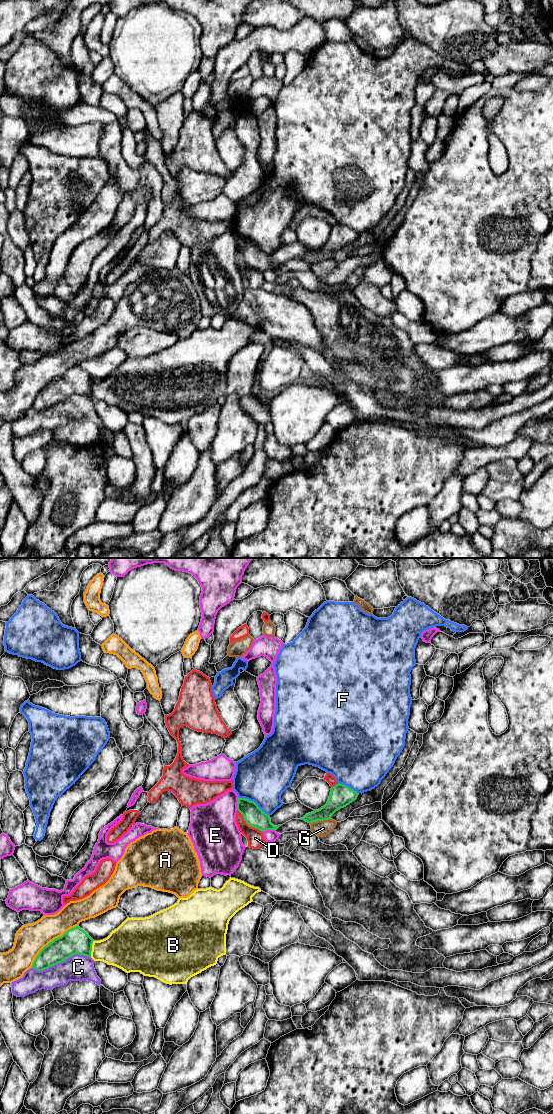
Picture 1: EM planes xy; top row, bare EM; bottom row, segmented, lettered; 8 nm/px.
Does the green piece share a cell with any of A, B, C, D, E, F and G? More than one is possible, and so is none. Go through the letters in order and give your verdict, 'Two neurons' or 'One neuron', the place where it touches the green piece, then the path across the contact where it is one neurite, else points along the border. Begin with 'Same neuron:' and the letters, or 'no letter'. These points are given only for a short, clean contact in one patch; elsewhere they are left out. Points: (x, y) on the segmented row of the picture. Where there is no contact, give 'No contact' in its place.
Same neuron: G
A: Two neurons. Touches green at xy (50, 942)
B: Two neurons. Touches green at xy (91, 948)
C: Two neurons. Touches green at xy (61, 961)
D: Two neurons. Touches green at xy (248, 824)
E: Two neurons. Touches green at xy (269, 829)
F: Two neurons. Touches green at xy (254, 802)
G: One neuron. Touches green at xy (320, 820)

